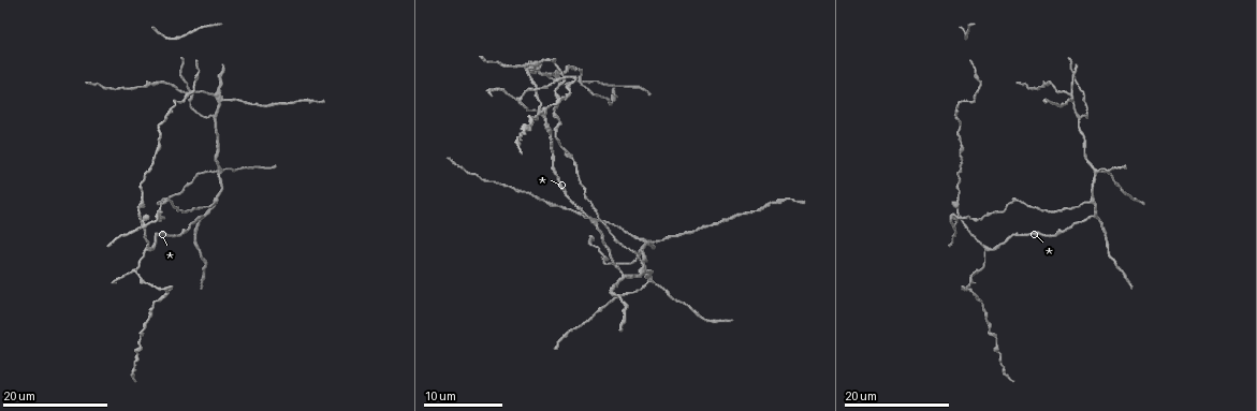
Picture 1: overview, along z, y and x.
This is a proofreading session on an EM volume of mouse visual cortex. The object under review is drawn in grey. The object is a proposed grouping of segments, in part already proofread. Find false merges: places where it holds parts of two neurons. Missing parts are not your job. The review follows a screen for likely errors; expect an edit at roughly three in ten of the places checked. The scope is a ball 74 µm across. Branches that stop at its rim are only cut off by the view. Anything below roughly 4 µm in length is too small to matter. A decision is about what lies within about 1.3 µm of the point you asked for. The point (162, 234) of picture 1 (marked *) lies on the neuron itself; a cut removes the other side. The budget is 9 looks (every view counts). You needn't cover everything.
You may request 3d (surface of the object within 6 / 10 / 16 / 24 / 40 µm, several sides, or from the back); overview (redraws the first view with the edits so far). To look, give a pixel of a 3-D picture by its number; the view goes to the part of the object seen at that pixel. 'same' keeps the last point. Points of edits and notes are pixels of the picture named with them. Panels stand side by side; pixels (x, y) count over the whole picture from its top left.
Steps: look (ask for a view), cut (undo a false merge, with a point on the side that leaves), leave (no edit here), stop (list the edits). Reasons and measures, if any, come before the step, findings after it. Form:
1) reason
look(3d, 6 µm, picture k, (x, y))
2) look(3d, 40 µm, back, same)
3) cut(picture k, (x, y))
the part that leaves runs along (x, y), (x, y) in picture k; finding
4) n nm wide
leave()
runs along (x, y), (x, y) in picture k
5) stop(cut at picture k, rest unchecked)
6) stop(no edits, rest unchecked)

look(3d, 16 µm, picture 1, (985, 249))

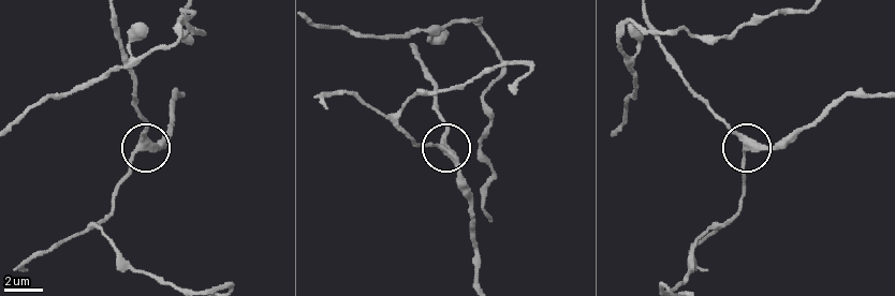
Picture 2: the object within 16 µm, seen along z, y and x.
closer look
look(3d, 6 µm, picture 2, (743, 145))

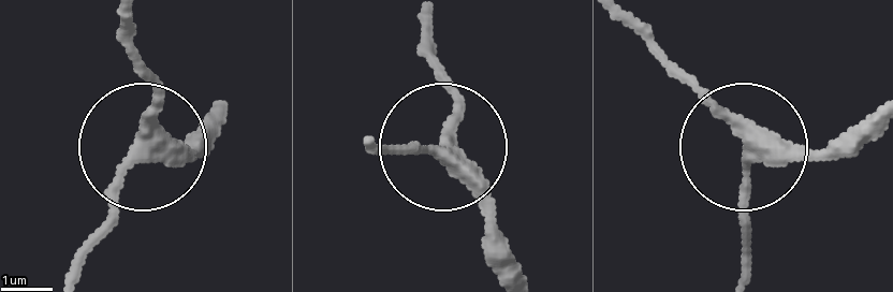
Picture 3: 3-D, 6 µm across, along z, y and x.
3 arms
leave()
runs along (516, 274), (486, 198), (444, 150), (380, 146) in picture 3; one neuron here

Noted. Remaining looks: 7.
a fork
look(3d, 24 µm, picture 1, (133, 270))

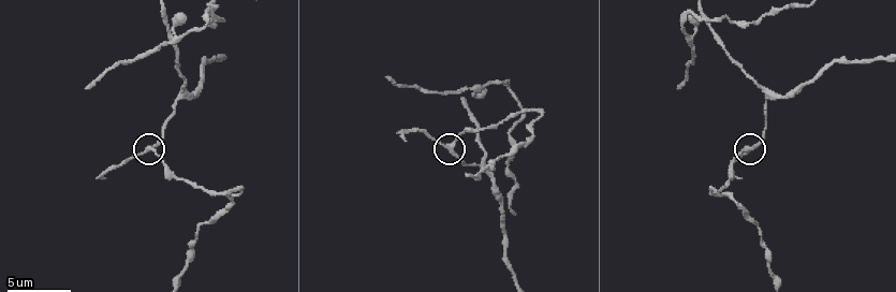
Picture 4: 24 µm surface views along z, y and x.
look(3d, 6 µm, picture 4, (746, 148))

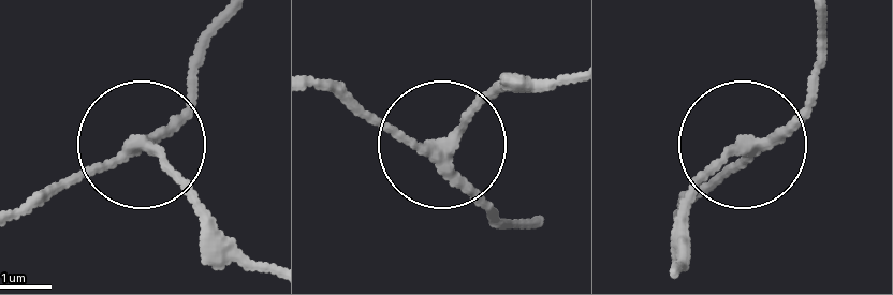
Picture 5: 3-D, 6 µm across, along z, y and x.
220 nm wide
leave()
runs along (533, 220), (499, 220), (436, 148), (397, 139), (337, 84) in picture 5; one neuron here

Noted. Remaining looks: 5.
two arms at a narrow angle
look(3d, 6 µm, picture 4, (464, 90))

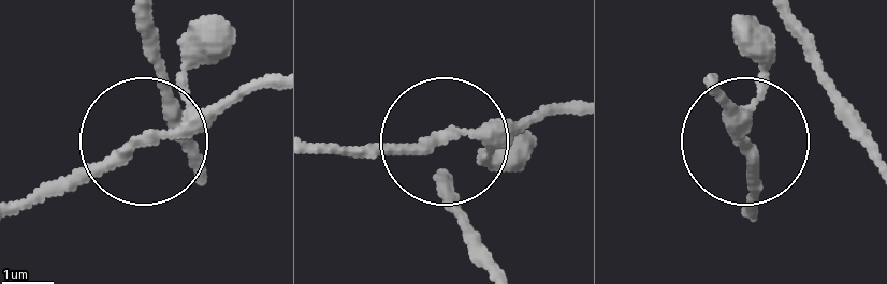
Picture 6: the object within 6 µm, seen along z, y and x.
leave()
runs along (577, 103), (324, 154) in picture 6; continuous, no second neuron

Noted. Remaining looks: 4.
sudden change in width
look(3d, 16 µm, picture 1, (598, 231))

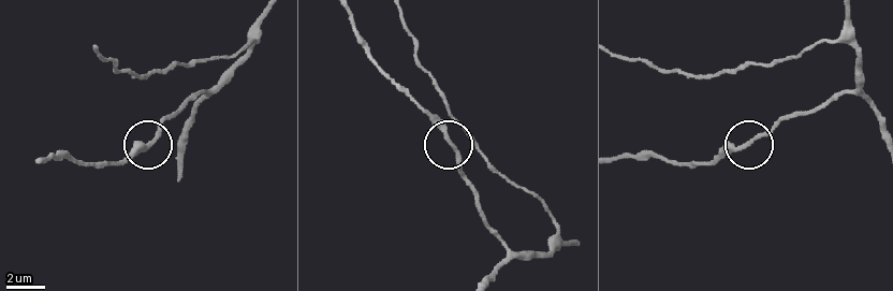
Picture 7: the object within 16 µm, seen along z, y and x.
look(3d, 10 µm, picture 7, (447, 141))

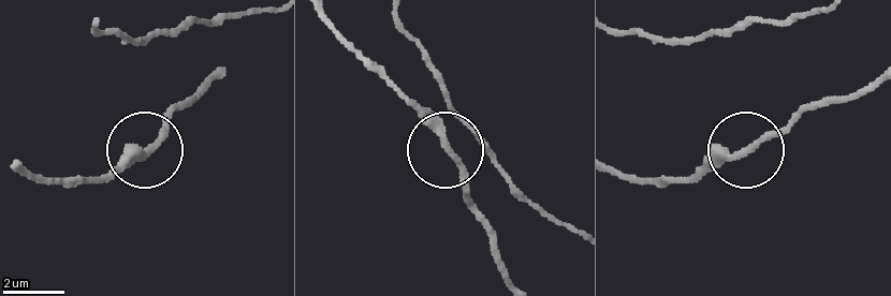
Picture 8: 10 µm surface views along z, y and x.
230 nm wide
leave()
continuous, no second neuron

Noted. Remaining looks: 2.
four-way junction
look(3d, 16 µm, picture 1, (1093, 168))

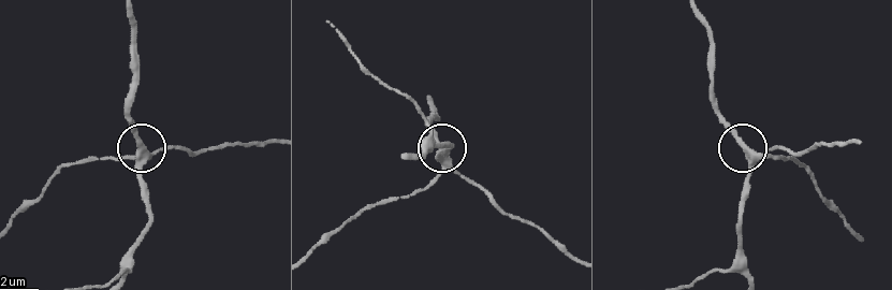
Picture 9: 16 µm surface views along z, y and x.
zoom in
look(3d, 10 µm, picture 9, (749, 148))

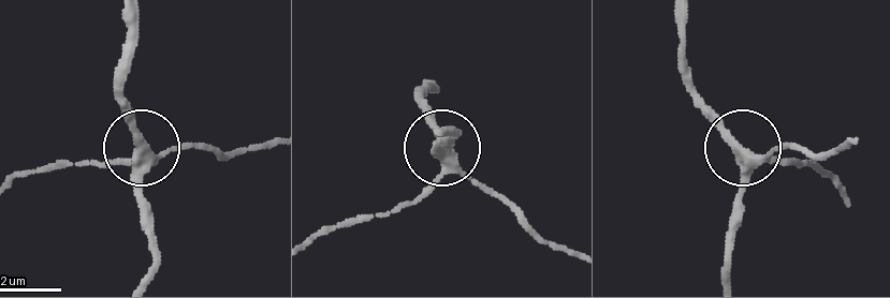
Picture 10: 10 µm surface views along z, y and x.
4 arms
leave()
runs along (727, 278), (727, 232), (745, 149), (802, 162) in picture 10; one neuron here

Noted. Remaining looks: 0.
stop(no edits, rest unchecked)

